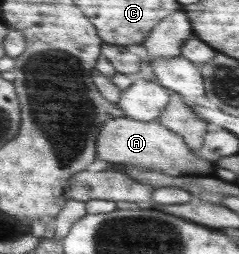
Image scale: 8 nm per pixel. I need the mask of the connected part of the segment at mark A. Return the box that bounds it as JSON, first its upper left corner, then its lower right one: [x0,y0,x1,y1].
[95,117,213,174]

